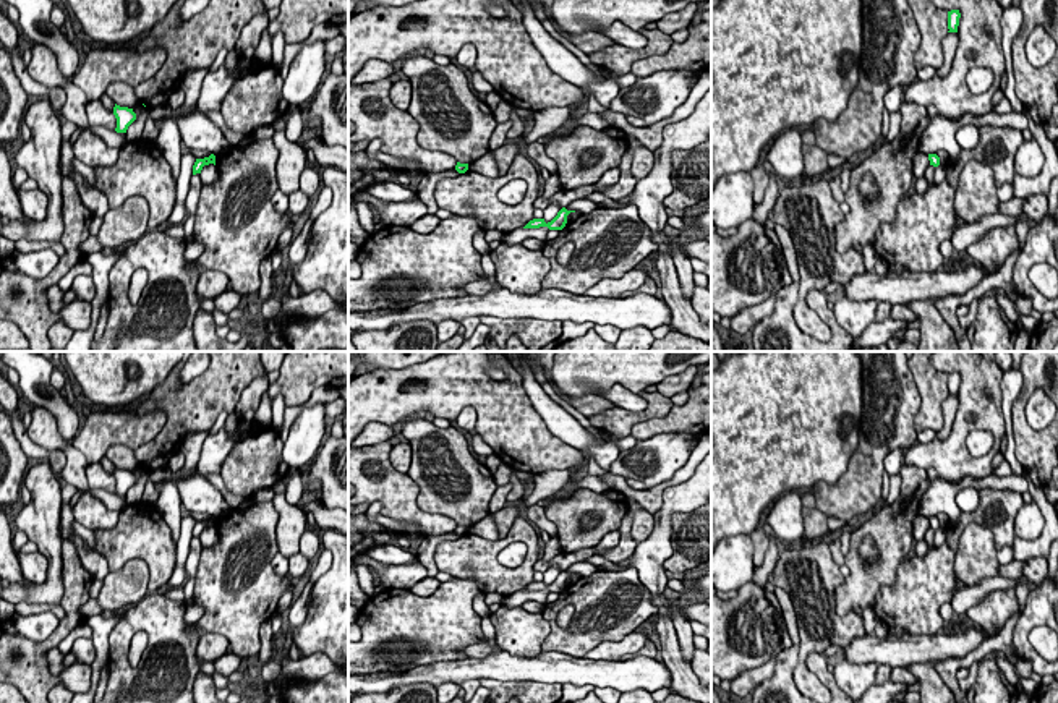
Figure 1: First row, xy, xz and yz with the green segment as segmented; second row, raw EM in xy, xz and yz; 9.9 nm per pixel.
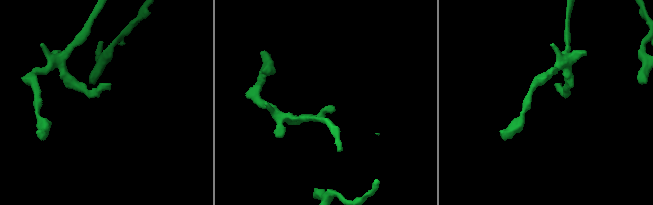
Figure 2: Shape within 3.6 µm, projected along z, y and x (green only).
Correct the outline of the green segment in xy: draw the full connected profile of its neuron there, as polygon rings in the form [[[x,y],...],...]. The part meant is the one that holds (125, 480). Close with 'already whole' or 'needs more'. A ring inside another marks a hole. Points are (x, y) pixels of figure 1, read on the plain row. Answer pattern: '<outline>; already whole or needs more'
[[[115,467],[113,478],[117,481],[117,496],[126,496],[128,489],[136,483],[133,471],[120,470]]]; already whole

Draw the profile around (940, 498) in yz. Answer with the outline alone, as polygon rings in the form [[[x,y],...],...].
[[[990,475],[982,479],[971,476],[962,478],[959,483],[949,483],[945,478],[930,481],[930,486],[919,501],[919,513],[924,517],[936,517],[946,513],[951,522],[956,522],[961,515],[961,509],[956,504],[956,496],[961,489],[1009,489],[1019,494],[1029,492],[1029,484],[1022,475],[995,476]]]

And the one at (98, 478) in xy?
[[[89,463],[86,467],[86,479],[89,489],[104,489],[110,494],[117,491],[117,481],[113,475],[107,473],[104,467],[99,463]]]

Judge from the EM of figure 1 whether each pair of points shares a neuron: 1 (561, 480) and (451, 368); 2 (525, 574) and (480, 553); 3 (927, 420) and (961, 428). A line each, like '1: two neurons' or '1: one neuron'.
1: two neurons
2: one neuron
3: two neurons

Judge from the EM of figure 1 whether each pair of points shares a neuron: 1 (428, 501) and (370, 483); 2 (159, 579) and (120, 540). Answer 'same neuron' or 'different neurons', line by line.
1: different neurons
2: same neuron

